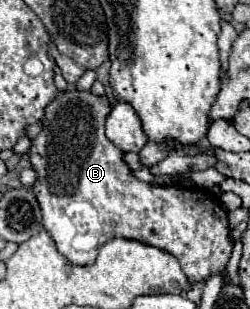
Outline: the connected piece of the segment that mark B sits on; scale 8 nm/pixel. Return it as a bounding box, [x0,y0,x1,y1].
[29,91,231,283]

